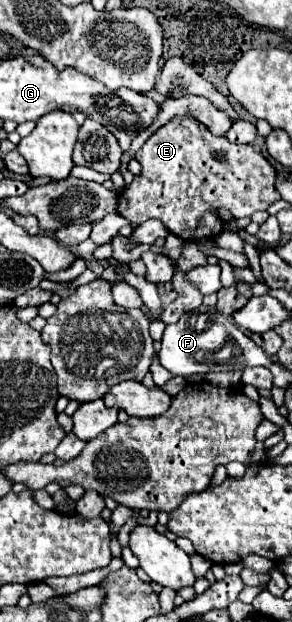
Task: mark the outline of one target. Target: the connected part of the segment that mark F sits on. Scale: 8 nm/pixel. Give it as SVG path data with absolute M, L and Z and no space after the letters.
M213 307L199 309L199 315L185 313L177 323L167 325L161 351L159 351L161 365L175 377L189 377L193 373L211 373L211 371L235 371L245 367L263 365L269 367L269 355L257 347L229 317L217 313Z

